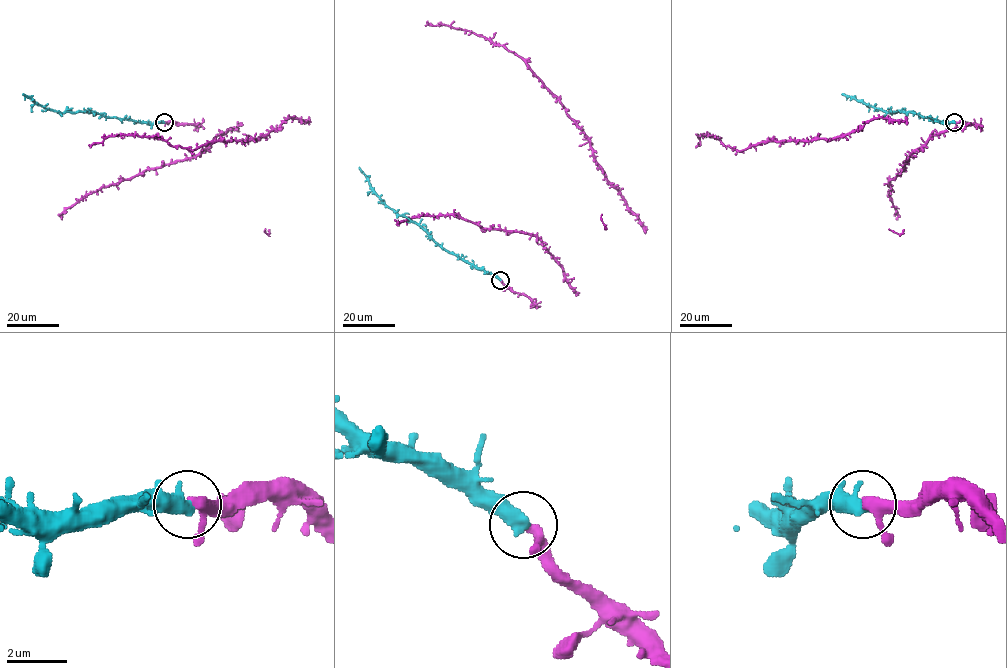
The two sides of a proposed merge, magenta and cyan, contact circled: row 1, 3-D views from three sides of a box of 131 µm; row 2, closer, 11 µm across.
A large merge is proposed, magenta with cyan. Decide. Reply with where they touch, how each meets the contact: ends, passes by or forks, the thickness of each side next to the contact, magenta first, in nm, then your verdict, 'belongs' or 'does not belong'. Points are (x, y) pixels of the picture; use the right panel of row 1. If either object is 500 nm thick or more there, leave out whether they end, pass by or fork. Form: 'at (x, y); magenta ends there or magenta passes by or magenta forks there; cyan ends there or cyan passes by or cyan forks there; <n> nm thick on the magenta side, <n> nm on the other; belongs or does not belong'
at (954, 122); 280 nm thick on the magenta side, 550 nm on the other; belongs

